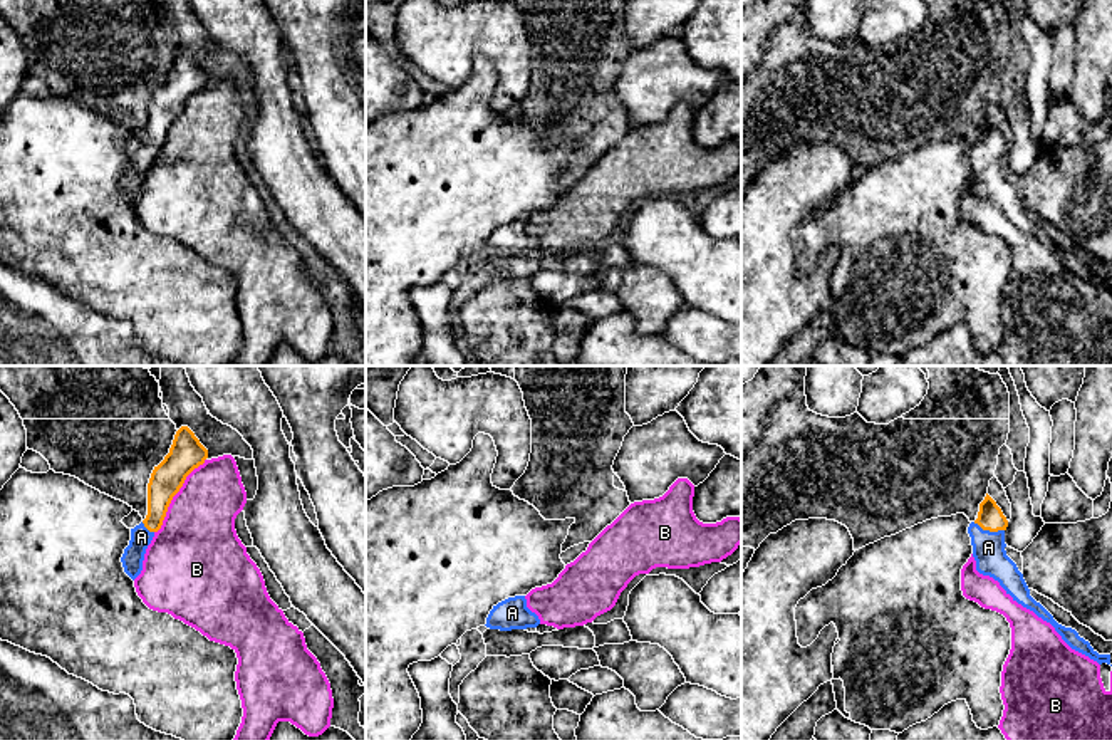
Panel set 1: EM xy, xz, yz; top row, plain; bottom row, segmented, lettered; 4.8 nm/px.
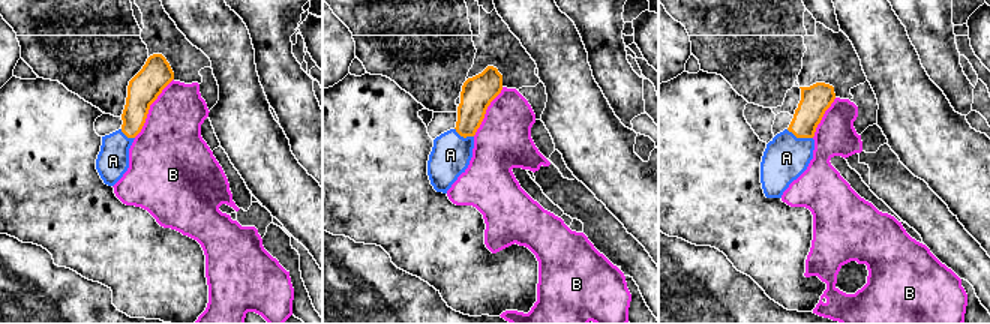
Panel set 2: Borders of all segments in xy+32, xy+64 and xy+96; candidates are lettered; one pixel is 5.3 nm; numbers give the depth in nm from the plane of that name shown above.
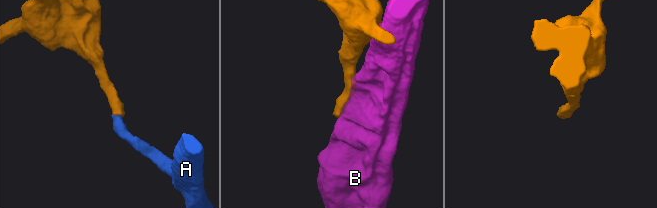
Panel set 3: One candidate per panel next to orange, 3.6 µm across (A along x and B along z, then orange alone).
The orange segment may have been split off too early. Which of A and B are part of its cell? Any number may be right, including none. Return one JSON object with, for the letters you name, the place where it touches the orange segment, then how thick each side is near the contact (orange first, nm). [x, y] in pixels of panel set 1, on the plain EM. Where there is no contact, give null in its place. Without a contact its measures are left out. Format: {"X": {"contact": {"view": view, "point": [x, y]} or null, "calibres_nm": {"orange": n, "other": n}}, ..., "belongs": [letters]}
{"A": {"contact": {"view": "yz", "point": [988, 153]}, "calibres_nm": {"orange": 130, "other": 160}}, "belongs": ["A"]}

